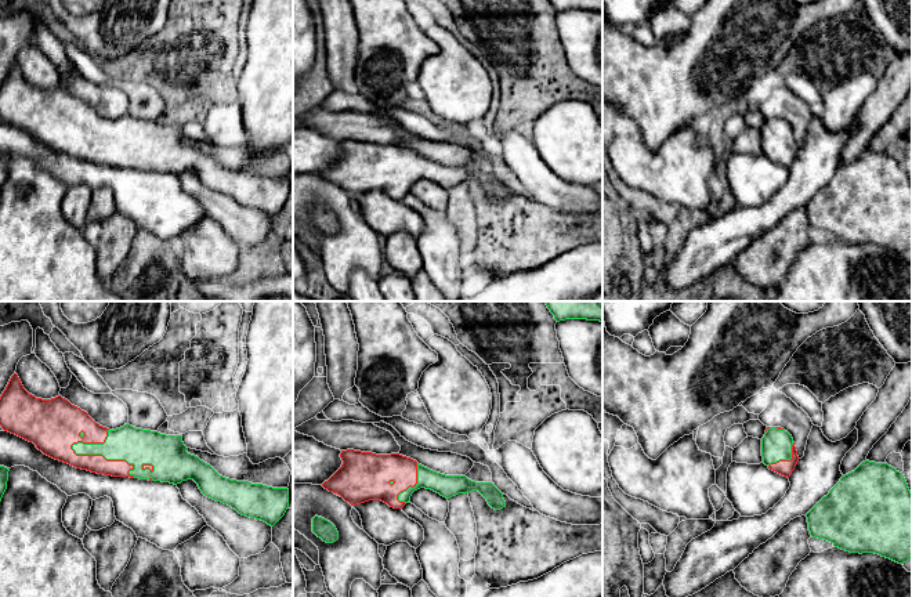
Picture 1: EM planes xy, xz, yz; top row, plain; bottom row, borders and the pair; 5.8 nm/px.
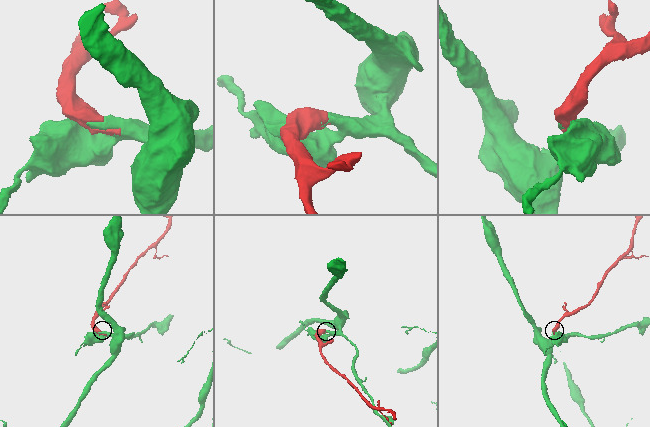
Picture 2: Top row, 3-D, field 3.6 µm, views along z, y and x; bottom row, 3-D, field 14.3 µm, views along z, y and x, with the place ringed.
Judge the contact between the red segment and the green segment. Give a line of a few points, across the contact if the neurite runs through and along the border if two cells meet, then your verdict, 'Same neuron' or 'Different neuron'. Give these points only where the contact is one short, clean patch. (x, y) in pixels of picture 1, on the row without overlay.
Same neuron

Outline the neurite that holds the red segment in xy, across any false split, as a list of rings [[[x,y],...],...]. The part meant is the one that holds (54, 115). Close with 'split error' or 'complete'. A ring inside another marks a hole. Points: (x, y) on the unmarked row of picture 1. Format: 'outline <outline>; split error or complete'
outline [[[17,64],[0,87],[0,116],[76,159],[174,176],[193,170],[205,187],[271,217],[289,198],[287,178],[225,169],[188,144],[182,126],[135,119],[129,113],[109,120],[61,86],[41,90],[29,84]]]; split error

